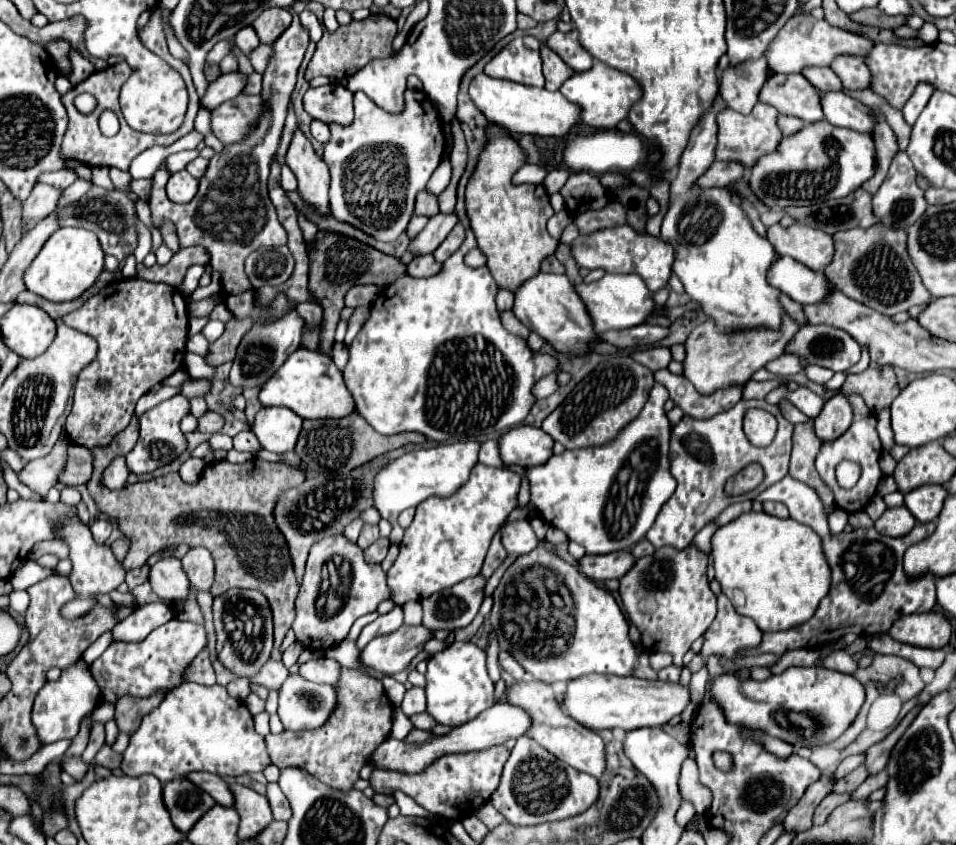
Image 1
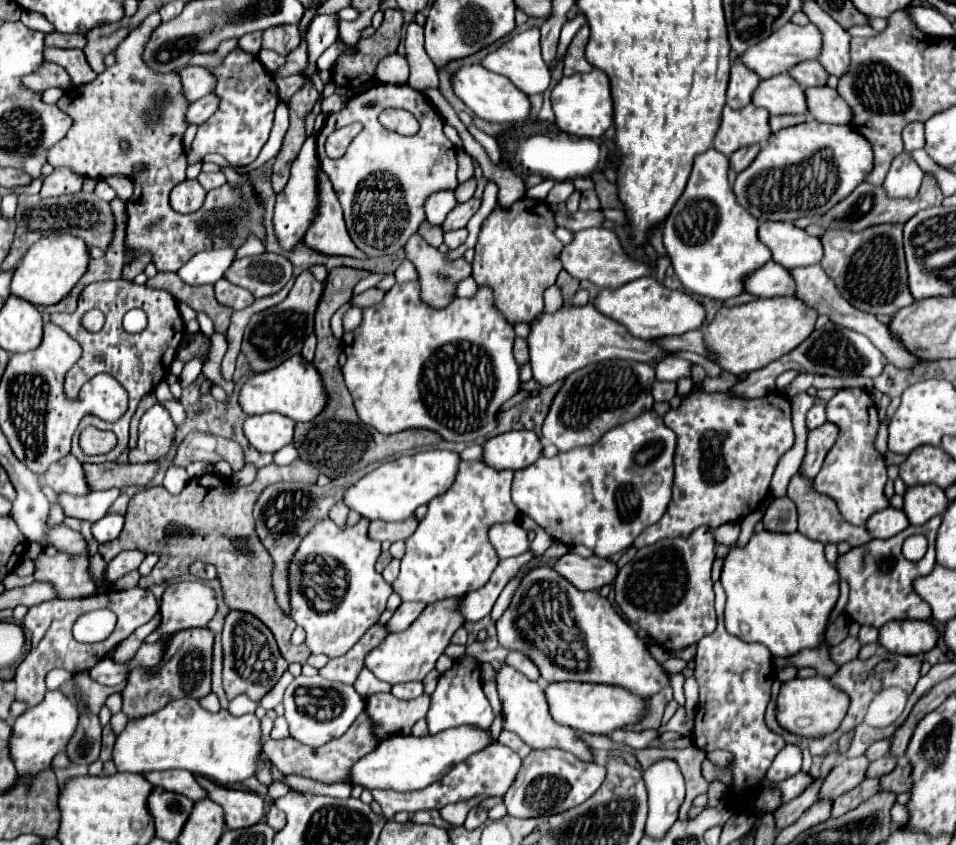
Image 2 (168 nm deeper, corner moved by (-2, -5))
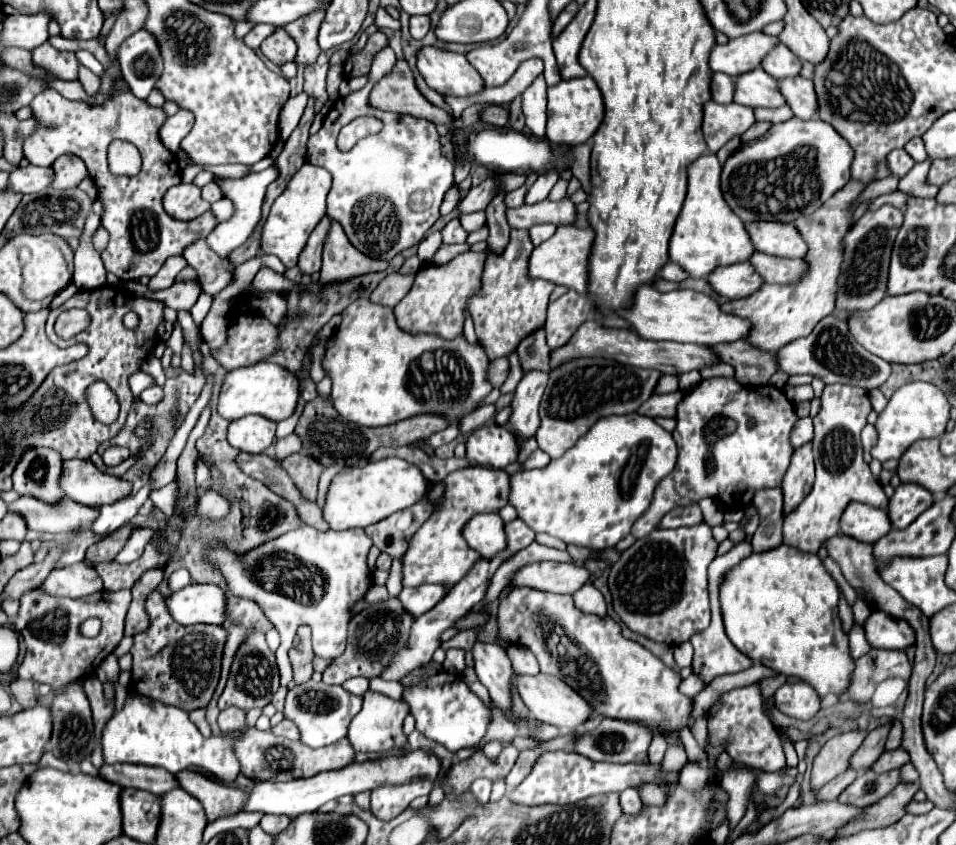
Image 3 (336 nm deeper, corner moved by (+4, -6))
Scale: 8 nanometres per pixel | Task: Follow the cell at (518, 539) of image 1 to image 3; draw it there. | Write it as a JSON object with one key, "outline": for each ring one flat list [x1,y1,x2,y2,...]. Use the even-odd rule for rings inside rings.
{"outline":[[489,513,475,515,465,525,463,537,469,543,469,547,479,551,485,559,493,559,493,555,499,555,507,547,505,523,501,521,499,515,489,515]]}

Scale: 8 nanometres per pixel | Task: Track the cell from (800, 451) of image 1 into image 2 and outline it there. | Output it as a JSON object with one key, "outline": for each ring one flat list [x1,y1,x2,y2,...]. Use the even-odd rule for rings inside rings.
{"outline":[[797,472,797,474,791,478,789,490,787,490,789,498,795,500,797,510,799,510,799,532,805,534,805,536,811,538,811,540,821,542,821,544,847,542,851,548,867,544,867,542,871,540,871,536,867,534,867,530,865,530,863,526,857,528,857,526,851,526,849,522,843,522,843,518,841,518,841,514,839,514,835,502,831,502,831,498,827,498,827,496,823,496,823,494,817,494,817,492,813,490,811,482,813,482,813,480,803,478,803,476]]}

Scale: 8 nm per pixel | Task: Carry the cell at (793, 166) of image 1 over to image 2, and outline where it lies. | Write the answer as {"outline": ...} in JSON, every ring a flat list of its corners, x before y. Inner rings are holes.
{"outline":[[807,120,771,134,767,146,761,148,747,170,737,174,733,192,737,204,759,222,797,220,823,214,837,202,845,200,865,180,871,166,871,144,851,130,851,126,831,126]]}

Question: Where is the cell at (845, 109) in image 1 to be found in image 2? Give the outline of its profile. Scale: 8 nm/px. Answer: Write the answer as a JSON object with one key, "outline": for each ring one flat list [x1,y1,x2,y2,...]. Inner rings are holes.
{"outline":[[803,86,809,114,825,124,849,124,851,108,829,86]]}

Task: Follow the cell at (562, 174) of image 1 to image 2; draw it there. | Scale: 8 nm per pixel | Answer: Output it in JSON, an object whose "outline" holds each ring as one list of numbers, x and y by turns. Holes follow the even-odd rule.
{"outline":[[571,180,557,182,557,184,551,188,551,192,549,192,549,196,547,196,547,202,549,202,549,204,555,204,555,202,565,202,574,190,575,187]]}

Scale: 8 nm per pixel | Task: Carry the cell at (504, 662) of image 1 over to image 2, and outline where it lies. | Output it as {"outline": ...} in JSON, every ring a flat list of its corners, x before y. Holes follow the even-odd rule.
{"outline":[[509,652,509,656,507,656,507,664,509,666,515,666,519,672,523,672,529,680,535,680,535,682,539,682,539,678,541,678,541,674,539,674,539,668,535,666,535,662,529,658,529,656,525,656,525,654,521,654,521,652]]}

